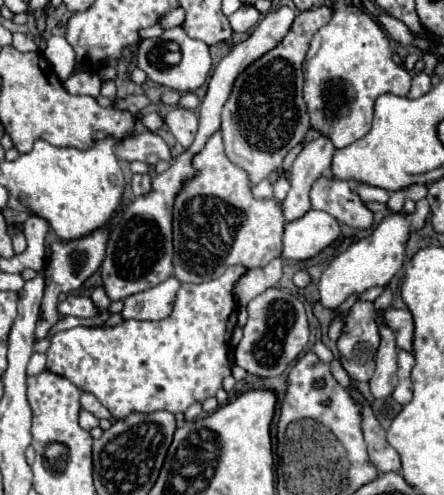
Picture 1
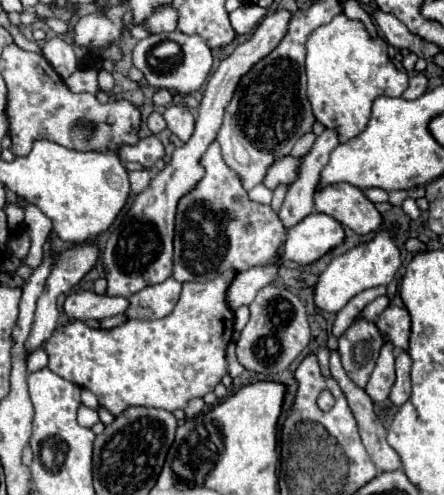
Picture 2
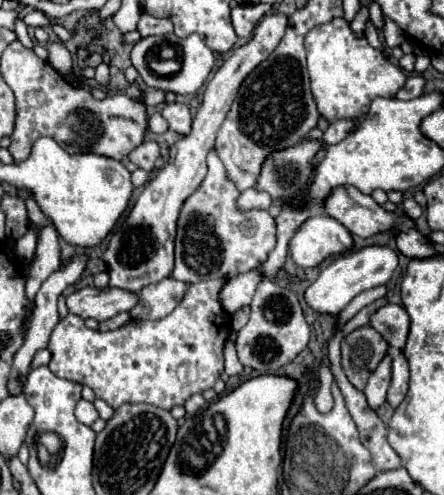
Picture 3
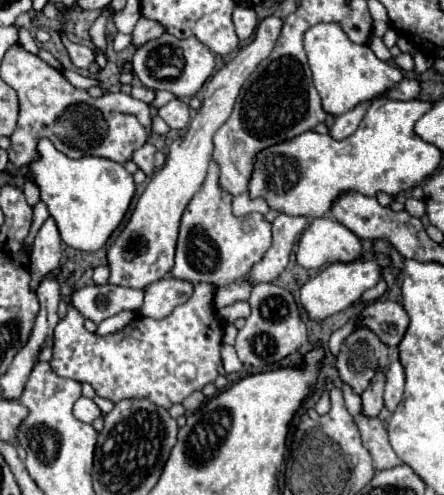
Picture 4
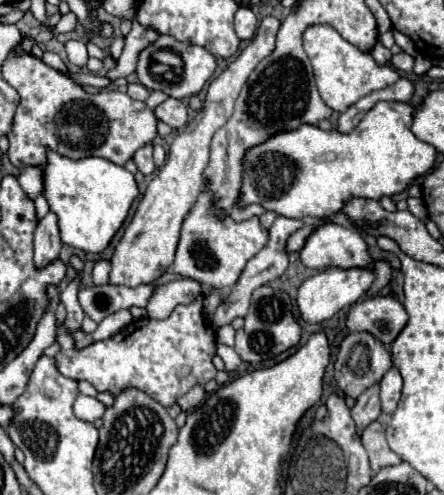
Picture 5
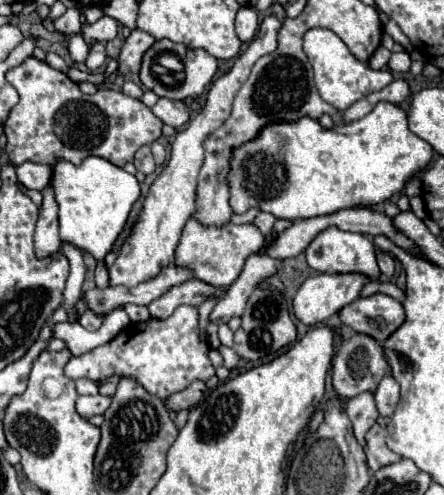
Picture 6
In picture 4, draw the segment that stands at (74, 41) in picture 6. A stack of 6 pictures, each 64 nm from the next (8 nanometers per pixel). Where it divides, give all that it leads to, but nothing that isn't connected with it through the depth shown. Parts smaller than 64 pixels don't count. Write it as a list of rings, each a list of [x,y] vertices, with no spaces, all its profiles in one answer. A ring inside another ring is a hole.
[[[61,33],[61,40],[74,66],[78,66],[78,68],[88,68],[88,66],[90,66],[90,62],[92,62],[94,58],[92,58],[92,50],[90,50],[88,46],[71,42],[65,33]]]

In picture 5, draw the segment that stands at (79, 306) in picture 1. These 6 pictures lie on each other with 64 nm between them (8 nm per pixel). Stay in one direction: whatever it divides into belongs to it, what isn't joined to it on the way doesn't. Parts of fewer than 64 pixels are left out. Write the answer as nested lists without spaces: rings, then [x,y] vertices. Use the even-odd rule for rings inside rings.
[[[164,272],[164,276],[160,276],[156,282],[152,284],[140,284],[136,288],[128,288],[128,286],[92,286],[92,288],[84,288],[78,292],[78,300],[82,310],[96,322],[102,322],[106,316],[110,316],[112,312],[118,312],[122,308],[132,308],[132,306],[146,306],[154,288],[160,284],[168,284],[172,280],[178,280],[182,276],[174,274],[174,272]]]

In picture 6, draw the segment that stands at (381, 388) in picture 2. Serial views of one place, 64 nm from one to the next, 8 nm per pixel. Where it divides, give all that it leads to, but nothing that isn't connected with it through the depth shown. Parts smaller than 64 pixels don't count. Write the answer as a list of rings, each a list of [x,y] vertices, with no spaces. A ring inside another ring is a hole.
[[[372,392],[358,394],[350,400],[346,400],[346,414],[354,426],[354,436],[360,446],[366,446],[366,432],[376,424],[378,410],[372,398]]]

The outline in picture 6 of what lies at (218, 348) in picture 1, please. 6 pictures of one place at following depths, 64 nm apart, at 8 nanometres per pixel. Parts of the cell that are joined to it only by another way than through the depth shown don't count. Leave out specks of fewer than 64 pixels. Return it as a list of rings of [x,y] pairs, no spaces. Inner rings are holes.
[[[62,242],[60,250],[70,262],[70,276],[68,276],[66,290],[64,290],[64,306],[68,310],[68,318],[74,322],[74,320],[78,320],[76,312],[74,312],[74,302],[82,296],[82,282],[84,282],[84,270],[86,268],[84,268],[82,252],[76,246],[72,246],[68,242]],[[180,306],[166,320],[146,320],[126,326],[108,344],[86,352],[80,358],[70,358],[64,372],[68,378],[76,380],[86,376],[98,384],[112,374],[132,376],[150,394],[166,400],[170,394],[184,390],[196,378],[206,382],[214,376],[214,366],[208,360],[208,344],[198,338],[198,310],[192,306]]]

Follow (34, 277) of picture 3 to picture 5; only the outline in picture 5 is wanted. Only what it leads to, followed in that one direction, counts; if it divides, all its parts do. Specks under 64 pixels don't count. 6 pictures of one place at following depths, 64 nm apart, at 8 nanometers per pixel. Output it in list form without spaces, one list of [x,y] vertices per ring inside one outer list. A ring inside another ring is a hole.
[[[50,210],[36,228],[34,234],[34,264],[36,266],[46,266],[52,260],[58,258],[62,248],[60,240],[60,230],[58,230],[58,220],[56,214]]]

